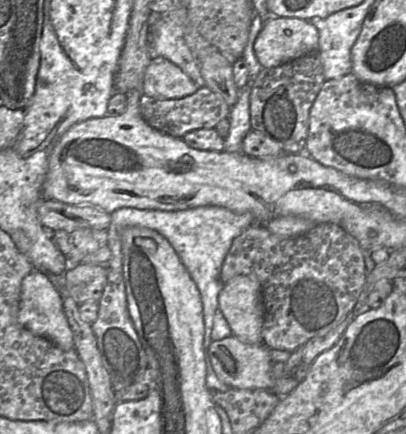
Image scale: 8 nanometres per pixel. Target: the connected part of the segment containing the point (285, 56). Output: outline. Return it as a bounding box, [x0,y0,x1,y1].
[254,17,319,68]

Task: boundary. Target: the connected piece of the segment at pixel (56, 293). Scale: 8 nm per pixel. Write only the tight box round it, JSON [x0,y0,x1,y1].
[18,271,74,349]

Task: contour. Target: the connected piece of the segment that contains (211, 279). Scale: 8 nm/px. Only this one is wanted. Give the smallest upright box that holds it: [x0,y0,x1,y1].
[107,206,255,392]

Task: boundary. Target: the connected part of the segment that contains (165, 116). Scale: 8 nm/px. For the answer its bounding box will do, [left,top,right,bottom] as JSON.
[139,86,231,139]

